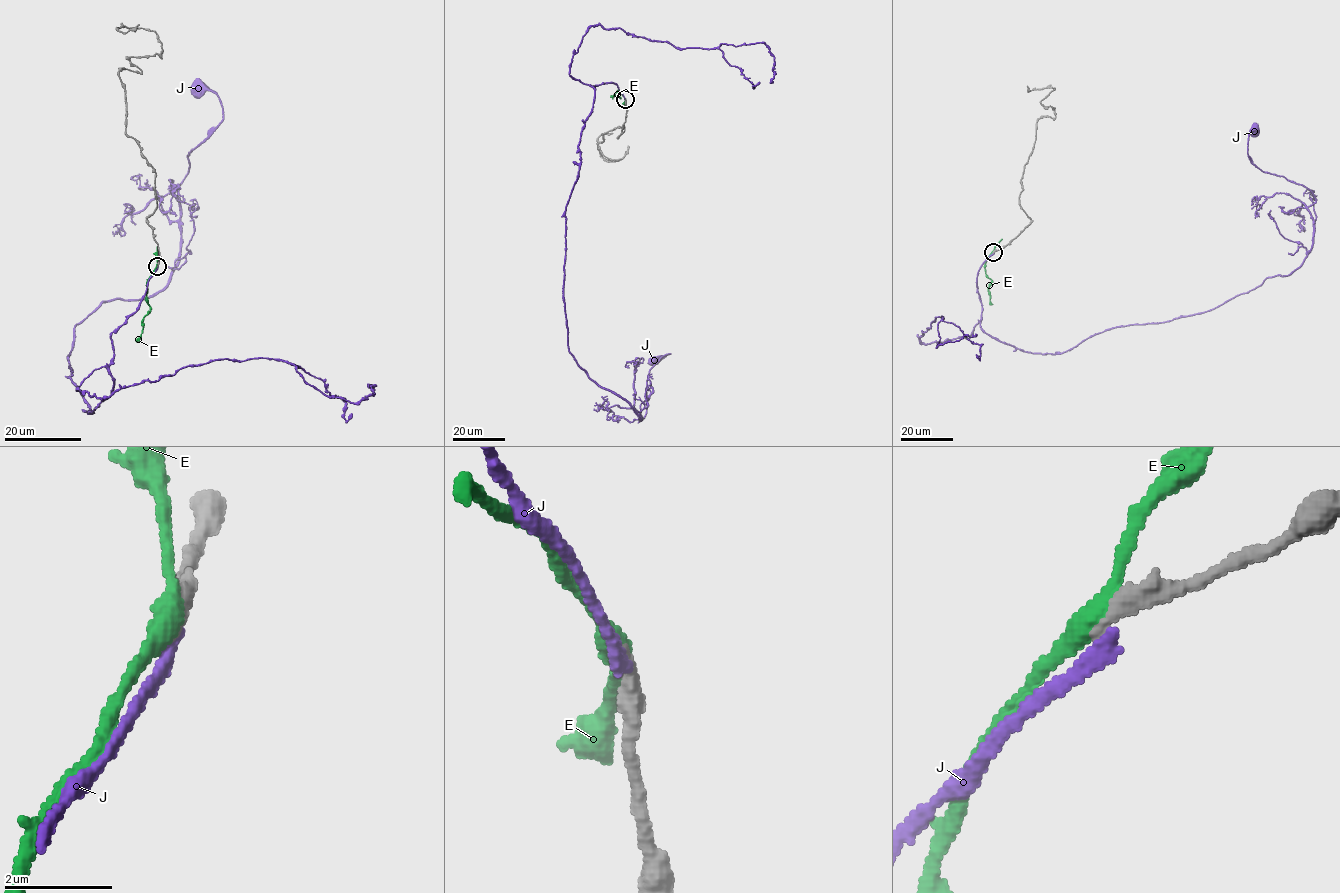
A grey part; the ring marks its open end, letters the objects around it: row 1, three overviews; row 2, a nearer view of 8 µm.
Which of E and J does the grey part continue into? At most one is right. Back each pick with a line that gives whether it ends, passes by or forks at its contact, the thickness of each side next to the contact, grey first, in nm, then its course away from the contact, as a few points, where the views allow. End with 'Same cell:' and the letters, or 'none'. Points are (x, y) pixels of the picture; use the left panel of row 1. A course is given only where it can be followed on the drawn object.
Same cell: none

